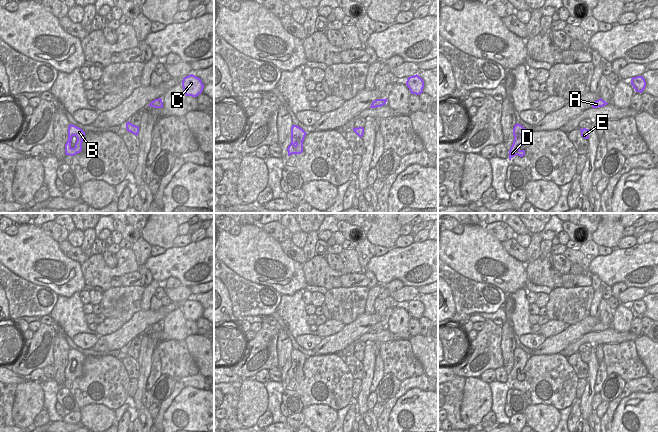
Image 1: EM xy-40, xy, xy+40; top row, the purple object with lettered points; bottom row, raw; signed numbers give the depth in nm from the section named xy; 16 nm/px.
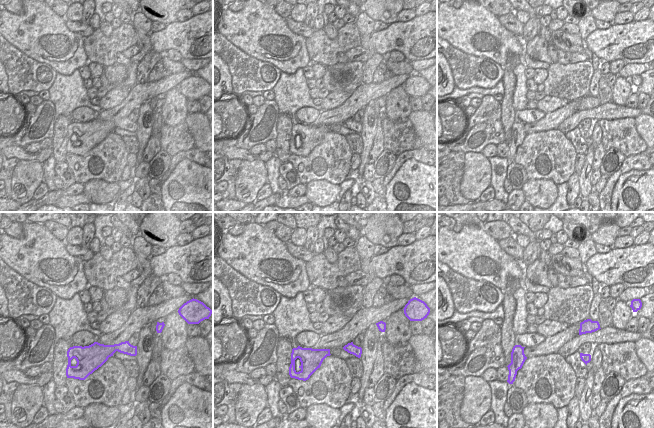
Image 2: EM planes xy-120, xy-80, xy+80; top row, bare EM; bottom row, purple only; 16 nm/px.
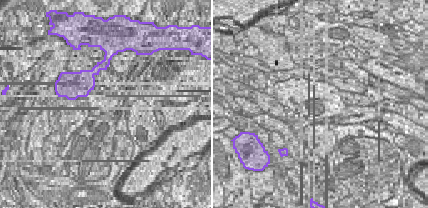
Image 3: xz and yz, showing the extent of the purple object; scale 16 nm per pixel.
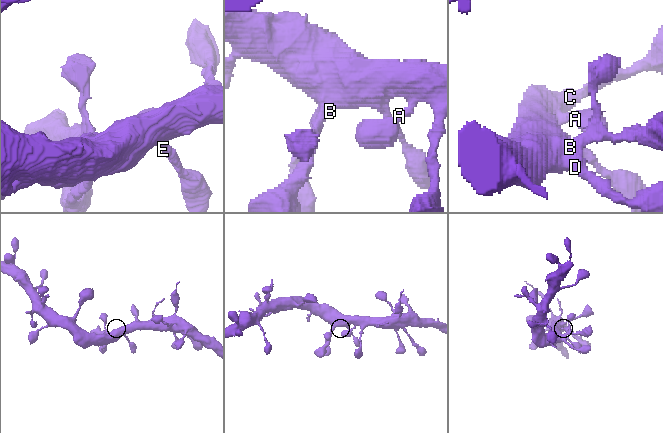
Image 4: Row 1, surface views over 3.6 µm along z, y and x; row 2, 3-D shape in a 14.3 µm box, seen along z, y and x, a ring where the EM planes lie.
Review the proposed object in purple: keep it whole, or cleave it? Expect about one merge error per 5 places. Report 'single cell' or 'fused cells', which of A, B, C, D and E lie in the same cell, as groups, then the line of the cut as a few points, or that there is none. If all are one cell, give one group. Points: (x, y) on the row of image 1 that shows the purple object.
single cell | A B C D E | no cut

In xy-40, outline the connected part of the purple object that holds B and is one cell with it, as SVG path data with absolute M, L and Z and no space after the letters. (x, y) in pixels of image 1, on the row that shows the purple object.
M70 124L68 127L68 140L65 144L65 154L69 156L74 156L82 151L82 142L85 136L85 132Z

